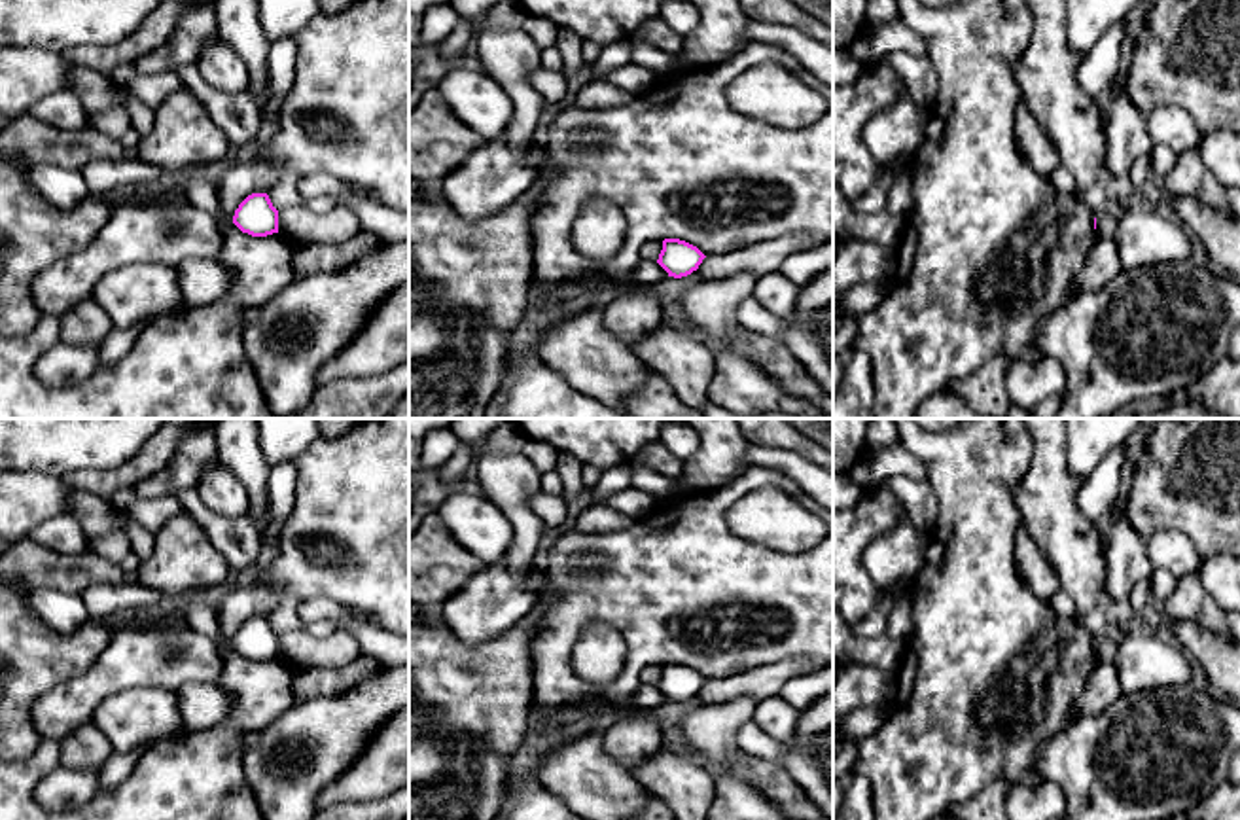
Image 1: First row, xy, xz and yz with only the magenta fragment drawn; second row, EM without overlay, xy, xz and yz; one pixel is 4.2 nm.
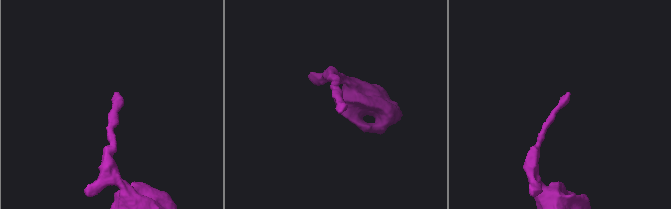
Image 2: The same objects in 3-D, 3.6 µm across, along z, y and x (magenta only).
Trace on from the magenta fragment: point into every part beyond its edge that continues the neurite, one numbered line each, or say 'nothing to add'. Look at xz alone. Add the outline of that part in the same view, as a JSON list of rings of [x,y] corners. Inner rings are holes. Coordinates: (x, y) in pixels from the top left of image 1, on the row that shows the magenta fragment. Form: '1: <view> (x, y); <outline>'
nothing to add

